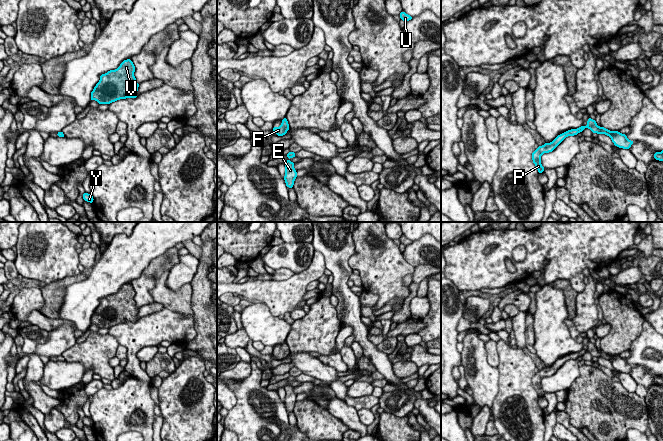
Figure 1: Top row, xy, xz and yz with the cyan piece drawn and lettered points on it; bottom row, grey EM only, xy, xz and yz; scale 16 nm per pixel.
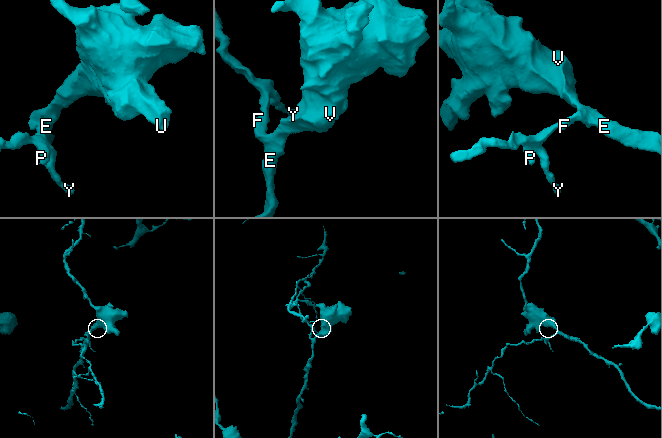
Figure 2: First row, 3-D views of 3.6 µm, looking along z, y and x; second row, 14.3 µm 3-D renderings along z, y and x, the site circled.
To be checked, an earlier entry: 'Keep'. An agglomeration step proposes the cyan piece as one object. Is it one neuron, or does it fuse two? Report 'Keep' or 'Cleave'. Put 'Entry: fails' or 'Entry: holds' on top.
Entry: holds
Keep

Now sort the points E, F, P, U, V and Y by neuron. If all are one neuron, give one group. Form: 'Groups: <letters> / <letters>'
Groups: E F P U V Y

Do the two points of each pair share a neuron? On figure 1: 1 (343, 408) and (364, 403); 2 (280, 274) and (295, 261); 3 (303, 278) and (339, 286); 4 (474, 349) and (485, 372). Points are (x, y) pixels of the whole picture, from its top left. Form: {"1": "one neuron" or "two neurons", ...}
{"1": "two neurons", "2": "two neurons", "3": "two neurons", "4": "one neuron"}

